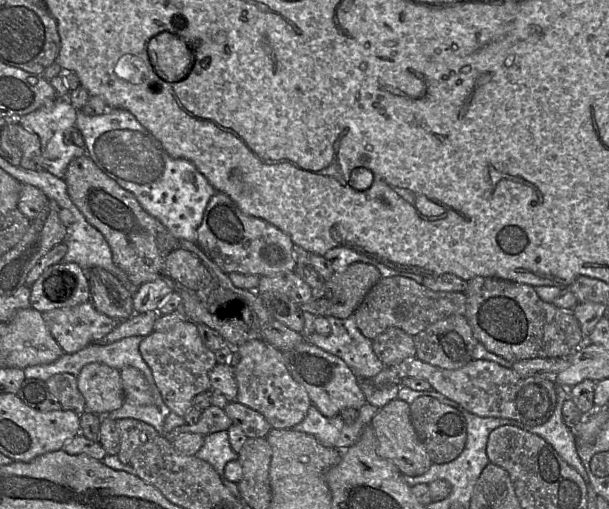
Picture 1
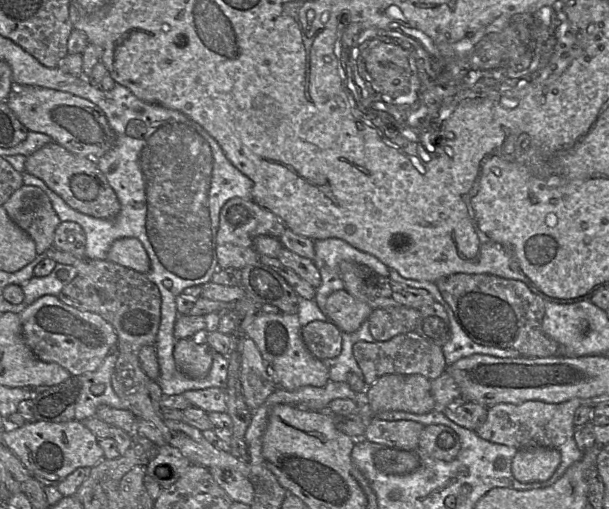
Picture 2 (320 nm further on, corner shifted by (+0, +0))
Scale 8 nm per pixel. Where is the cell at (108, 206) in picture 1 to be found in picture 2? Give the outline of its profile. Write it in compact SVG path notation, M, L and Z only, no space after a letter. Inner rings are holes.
M54 141L26 157L25 172L43 180L71 208L83 214L113 220L120 213L118 197L96 161L73 154Z

